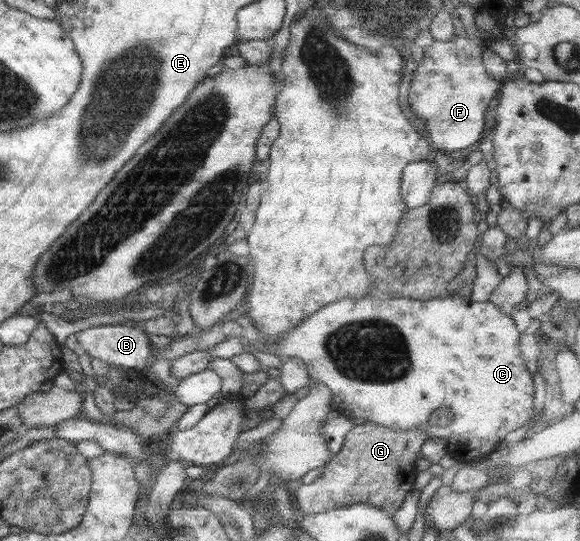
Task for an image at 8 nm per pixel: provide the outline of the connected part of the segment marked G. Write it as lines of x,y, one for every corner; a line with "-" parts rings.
368,421
361,425
355,424
346,434
342,448
331,456
326,468
322,469
321,476
312,484
302,485
293,493
295,508
298,509
298,513
318,514
358,503
366,503
366,505
372,505
393,515
402,507
406,497
410,497
410,493
415,490
417,475
414,465
420,457
424,441
430,436
424,428
391,429

